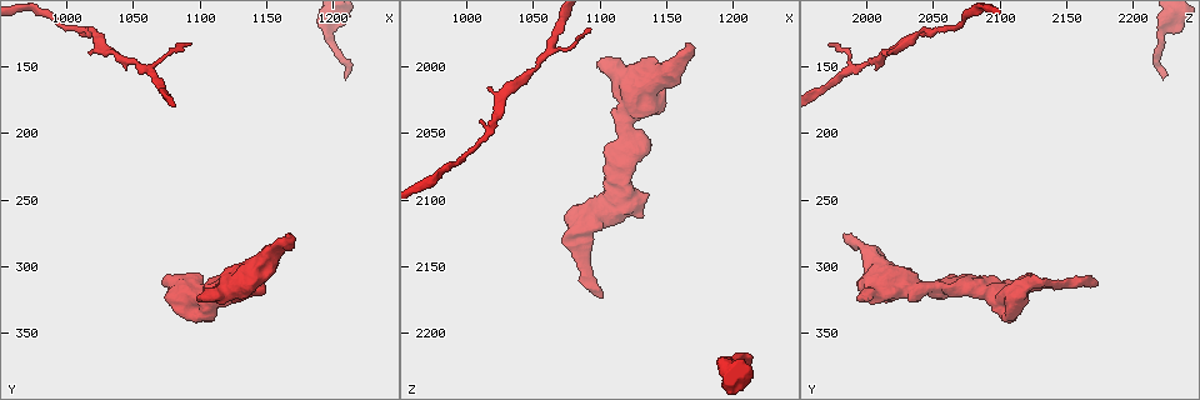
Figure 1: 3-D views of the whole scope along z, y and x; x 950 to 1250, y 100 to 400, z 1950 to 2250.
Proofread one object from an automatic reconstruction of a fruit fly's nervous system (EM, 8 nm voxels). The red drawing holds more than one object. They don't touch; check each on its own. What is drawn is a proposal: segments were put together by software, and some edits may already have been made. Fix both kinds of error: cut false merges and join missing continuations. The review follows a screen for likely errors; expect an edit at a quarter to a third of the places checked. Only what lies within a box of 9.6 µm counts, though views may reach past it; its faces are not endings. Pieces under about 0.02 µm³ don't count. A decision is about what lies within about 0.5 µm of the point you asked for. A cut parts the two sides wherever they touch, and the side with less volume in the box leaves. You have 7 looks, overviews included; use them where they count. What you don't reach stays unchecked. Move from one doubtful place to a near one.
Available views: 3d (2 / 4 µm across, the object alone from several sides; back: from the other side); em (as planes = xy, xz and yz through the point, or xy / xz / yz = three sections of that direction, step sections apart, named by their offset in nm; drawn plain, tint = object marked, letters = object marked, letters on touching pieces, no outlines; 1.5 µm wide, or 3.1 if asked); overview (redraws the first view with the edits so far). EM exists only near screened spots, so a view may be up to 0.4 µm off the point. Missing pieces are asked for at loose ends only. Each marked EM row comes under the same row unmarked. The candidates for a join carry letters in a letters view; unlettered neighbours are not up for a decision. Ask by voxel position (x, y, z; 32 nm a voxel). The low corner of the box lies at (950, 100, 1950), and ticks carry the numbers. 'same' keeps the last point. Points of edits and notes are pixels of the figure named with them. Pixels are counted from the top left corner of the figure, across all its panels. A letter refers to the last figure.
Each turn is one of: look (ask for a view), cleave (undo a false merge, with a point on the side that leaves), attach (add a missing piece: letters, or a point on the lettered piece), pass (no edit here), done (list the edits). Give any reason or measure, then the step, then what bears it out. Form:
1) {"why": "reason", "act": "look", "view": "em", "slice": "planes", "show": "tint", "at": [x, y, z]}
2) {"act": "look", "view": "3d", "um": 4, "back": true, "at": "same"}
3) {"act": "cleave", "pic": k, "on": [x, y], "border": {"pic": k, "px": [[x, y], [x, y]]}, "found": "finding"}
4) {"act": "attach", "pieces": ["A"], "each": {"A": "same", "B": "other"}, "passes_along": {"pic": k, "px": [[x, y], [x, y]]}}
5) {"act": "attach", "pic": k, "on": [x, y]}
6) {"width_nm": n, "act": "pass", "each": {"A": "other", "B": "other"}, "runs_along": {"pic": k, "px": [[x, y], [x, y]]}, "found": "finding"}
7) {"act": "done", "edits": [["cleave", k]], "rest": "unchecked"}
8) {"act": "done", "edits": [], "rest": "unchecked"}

{"why": "free end", "act": "look", "view": "em", "slice": "planes", "show": "letters", "at": [1164, 276, 1982]}

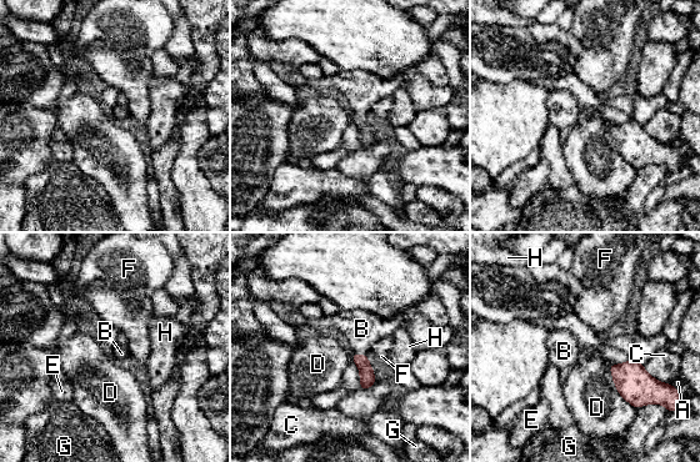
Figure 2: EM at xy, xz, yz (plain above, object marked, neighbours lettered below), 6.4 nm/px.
{"act": "attach", "pieces": ["B"], "each": {"A": "other", "B": "same", "C": "other", "D": "other", "E": "other", "F": "other", "G": "other", "H": "other"}, "passes_along": {"pic": 2, "px": [[366, 373], [360, 355], [361, 329]]}, "found": "it goes on there"}

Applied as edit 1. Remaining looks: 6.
{"act": "look", "view": "overview"}

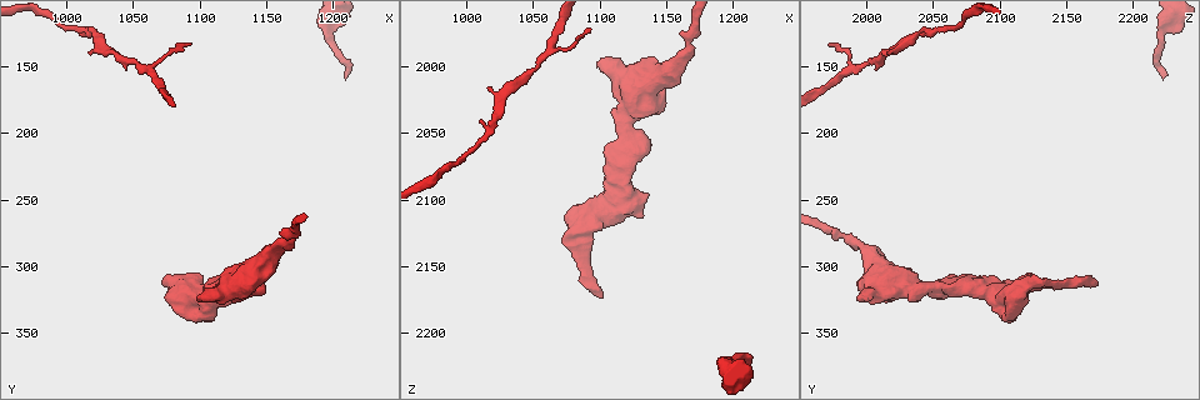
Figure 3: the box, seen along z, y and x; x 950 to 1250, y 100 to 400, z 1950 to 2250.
{"why": "a narrow waist", "act": "look", "view": "3d", "um": 2, "at": [1000, 124, 2068]}

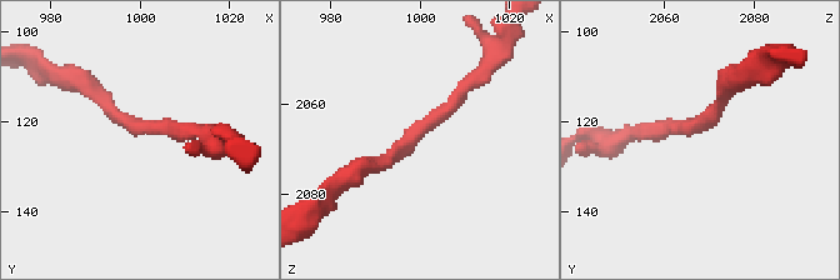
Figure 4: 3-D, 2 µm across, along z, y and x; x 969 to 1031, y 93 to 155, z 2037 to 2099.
{"arm_widths_nm": [170, 170], "act": "look", "view": "em", "slice": "xz", "step": 4, "show": "tint", "at": [999, 121, 2066]}

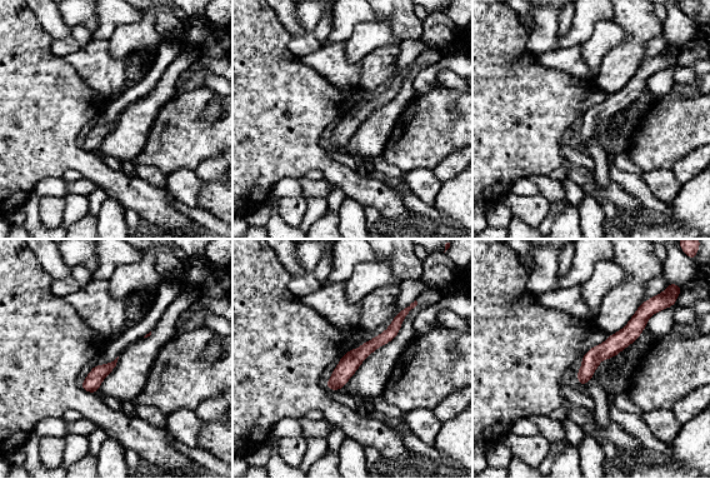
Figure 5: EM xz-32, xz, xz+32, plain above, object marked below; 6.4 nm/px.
{"why": "another direction", "act": "look", "view": "em", "slice": "planes", "show": "letters", "at": "same"}

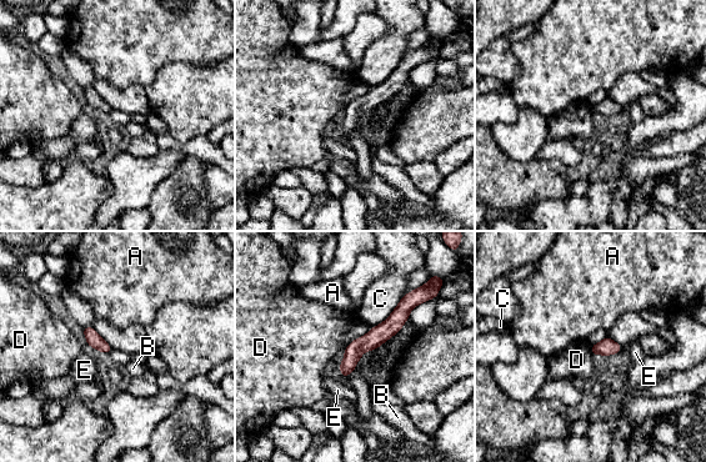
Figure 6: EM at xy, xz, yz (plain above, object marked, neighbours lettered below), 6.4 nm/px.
{"width_nm": 70, "act": "pass", "each": {"A": "other", "B": "other", "C": "other", "D": "other", "E": "other"}, "runs_along": {"pic": 6, "px": [[412, 304], [343, 370]]}, "found": "one neuron here"}

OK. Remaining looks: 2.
{"why": "long arm stops here", "act": "look", "view": "3d", "um": 4, "at": [1212, 158, 2226]}

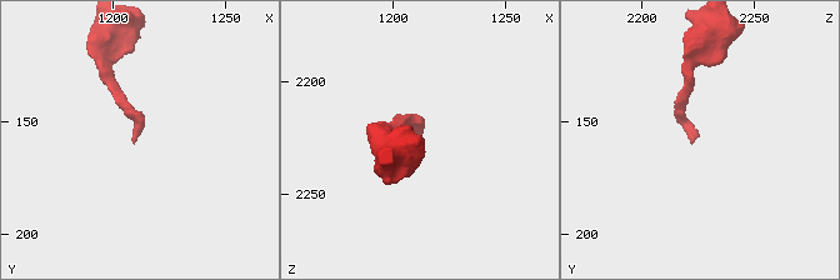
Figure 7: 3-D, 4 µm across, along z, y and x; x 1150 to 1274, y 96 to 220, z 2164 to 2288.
{"why": "need the tissue", "act": "look", "view": "em", "slice": "planes", "show": "letters", "at": [1212, 155, 2225]}

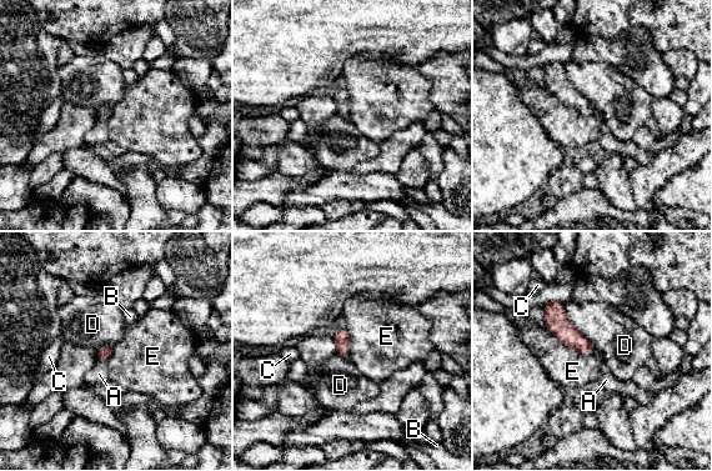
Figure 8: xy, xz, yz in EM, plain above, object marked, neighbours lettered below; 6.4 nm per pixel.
{"act": "attach", "pieces": ["A"], "each": {"A": "same", "B": "other", "C": "other", "D": "other", "E": "other"}, "passes_along": {"pic": 8, "px": [[105, 351], [103, 360], [99, 374]]}, "found": "the neuron continues"}

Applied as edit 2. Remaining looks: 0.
{"act": "done", "edits": [["attach", 2], ["attach", 8]], "rest": "unchecked"}

